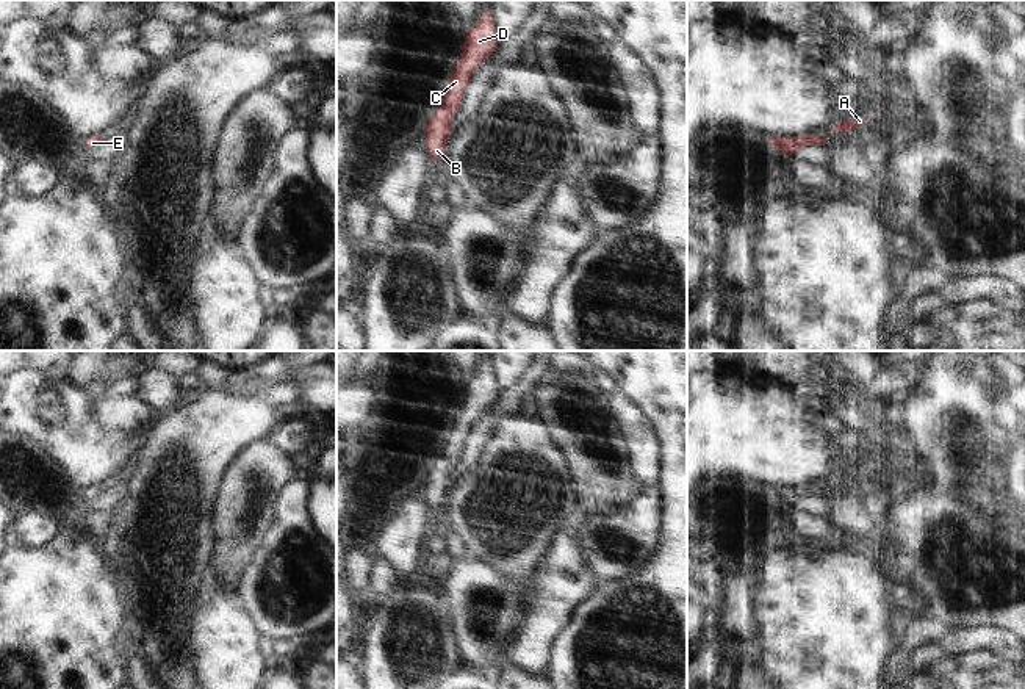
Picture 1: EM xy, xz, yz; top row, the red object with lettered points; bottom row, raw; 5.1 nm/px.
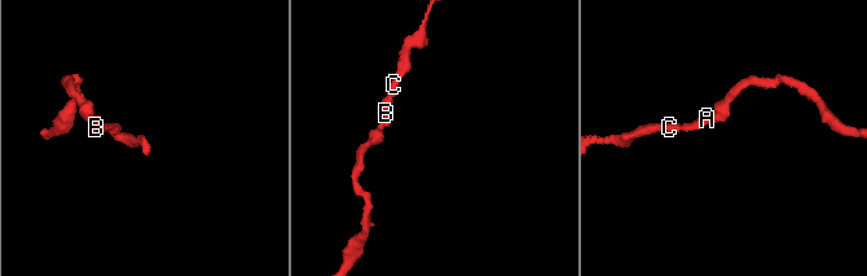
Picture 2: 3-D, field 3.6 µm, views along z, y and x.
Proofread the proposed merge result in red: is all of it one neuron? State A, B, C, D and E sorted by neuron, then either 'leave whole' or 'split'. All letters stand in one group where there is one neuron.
groups A B C D E; leave whole

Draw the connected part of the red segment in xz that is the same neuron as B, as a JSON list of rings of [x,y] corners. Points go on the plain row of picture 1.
[[[487,357],[480,363],[480,376],[471,377],[465,384],[463,406],[459,409],[451,431],[444,437],[440,454],[440,464],[429,468],[424,482],[424,495],[430,498],[432,515],[443,510],[446,492],[452,485],[451,467],[460,462],[463,442],[479,418],[479,415],[491,406],[499,395],[498,384],[493,376],[491,359]]]

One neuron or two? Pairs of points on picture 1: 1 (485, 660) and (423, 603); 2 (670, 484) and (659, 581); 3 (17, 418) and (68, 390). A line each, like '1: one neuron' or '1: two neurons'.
1: two neurons
2: one neuron
3: one neuron

